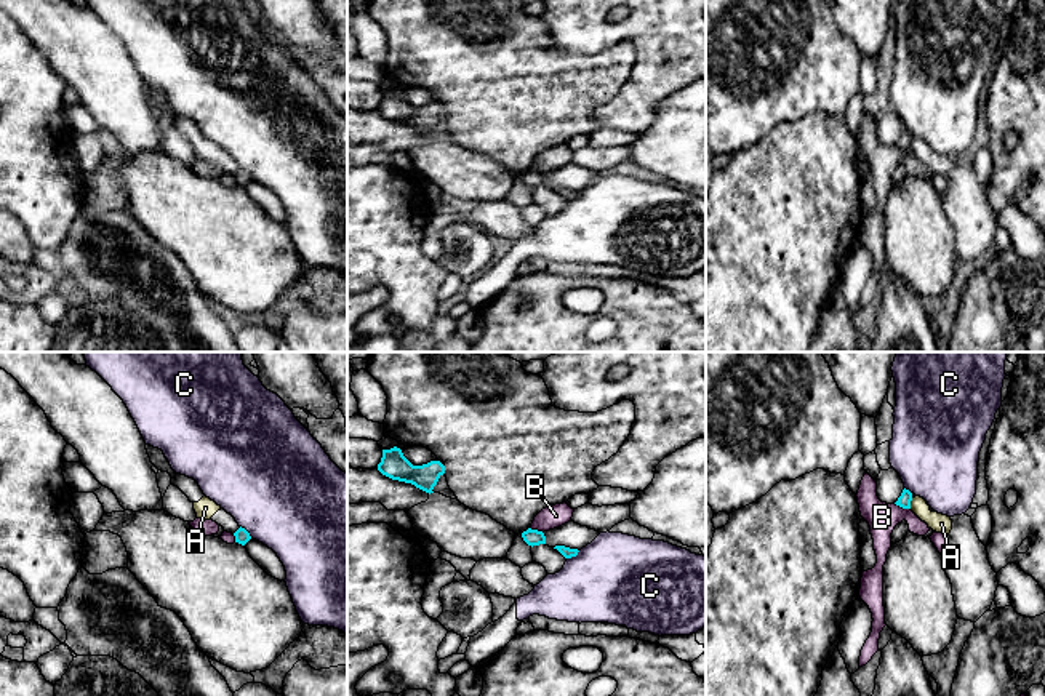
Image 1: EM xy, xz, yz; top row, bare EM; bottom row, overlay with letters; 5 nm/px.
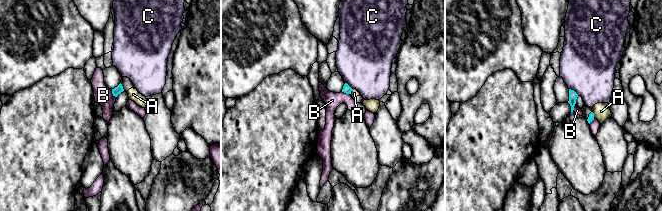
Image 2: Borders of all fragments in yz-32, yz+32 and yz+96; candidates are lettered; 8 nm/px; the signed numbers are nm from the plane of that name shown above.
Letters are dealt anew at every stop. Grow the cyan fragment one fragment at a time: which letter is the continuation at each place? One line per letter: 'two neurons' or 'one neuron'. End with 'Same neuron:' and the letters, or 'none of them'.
A: two neurons
B: two neurons
C: two neurons
Same neuron: none of them

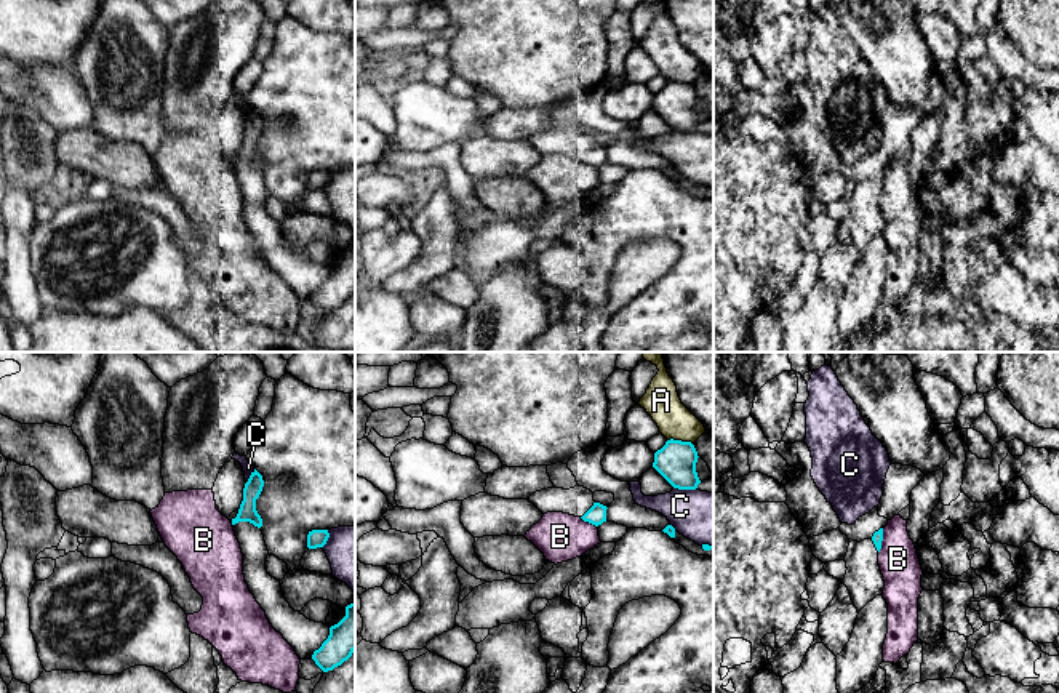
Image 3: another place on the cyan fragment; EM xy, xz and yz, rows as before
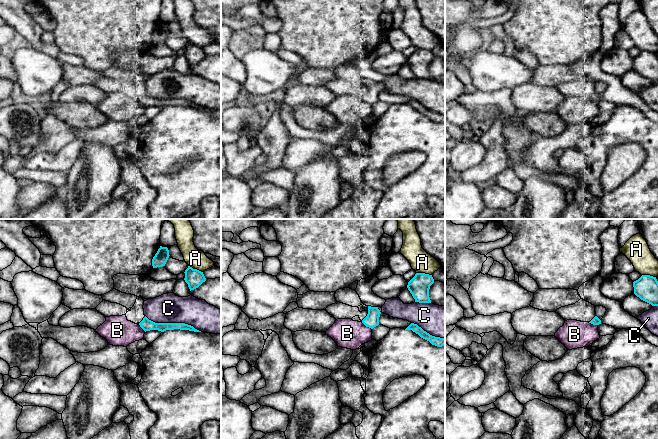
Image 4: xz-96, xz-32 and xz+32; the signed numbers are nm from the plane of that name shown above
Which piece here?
A: two neurons
B: two neurons
C: two neurons
Same neuron: none of them

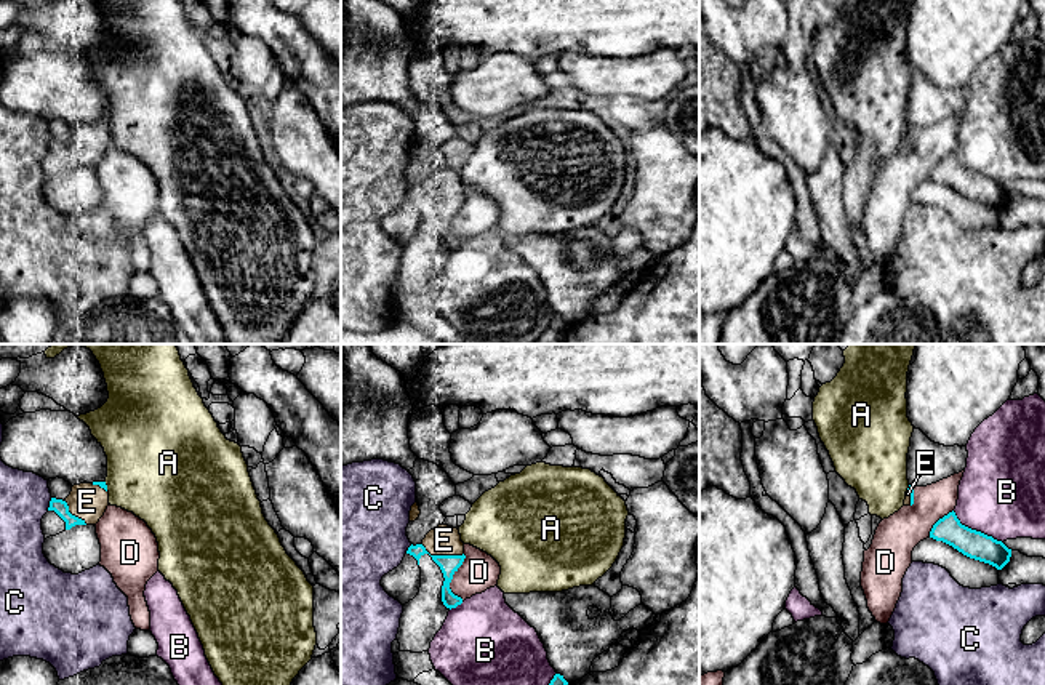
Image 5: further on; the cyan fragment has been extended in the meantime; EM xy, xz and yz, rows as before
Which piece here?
A: two neurons
B: two neurons
C: two neurons
D: two neurons
E: one neuron
Same neuron: E

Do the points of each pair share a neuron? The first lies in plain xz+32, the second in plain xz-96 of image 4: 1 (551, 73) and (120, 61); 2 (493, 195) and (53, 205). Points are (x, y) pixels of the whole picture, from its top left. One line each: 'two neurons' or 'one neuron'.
1: two neurons
2: two neurons

